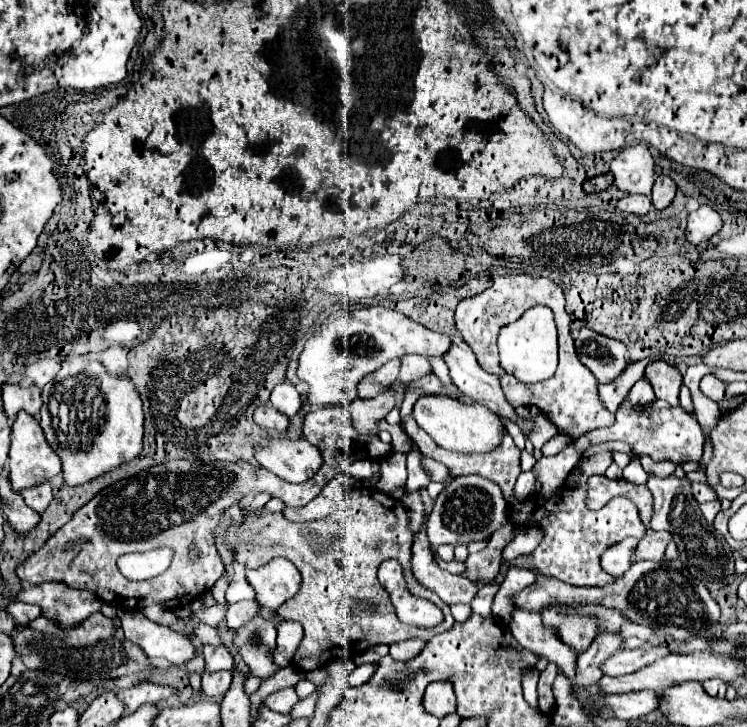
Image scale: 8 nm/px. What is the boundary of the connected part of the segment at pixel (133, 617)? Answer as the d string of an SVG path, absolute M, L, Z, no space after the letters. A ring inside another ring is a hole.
M120 609L118 617L126 639L136 643L148 657L164 657L174 665L182 665L196 655L196 647L188 635L146 619L142 611Z

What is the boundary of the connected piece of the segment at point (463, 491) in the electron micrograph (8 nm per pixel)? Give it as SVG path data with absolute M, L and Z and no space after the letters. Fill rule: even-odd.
M460 475L452 483L448 483L442 493L434 501L434 509L428 515L428 527L426 535L432 541L432 547L450 543L472 543L472 541L484 541L490 539L490 535L504 527L508 515L508 503L504 503L502 489L482 477L482 475Z

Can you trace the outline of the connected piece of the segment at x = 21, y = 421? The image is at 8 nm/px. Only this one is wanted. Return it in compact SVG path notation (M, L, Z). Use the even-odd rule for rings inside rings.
M20 411L20 415L16 417L10 439L12 439L12 447L10 447L10 459L8 459L8 467L10 467L8 477L10 477L12 491L20 493L28 487L36 487L36 485L56 477L62 471L62 463L60 463L60 459L56 459L56 455L52 455L52 449L48 447L44 433L40 431L40 423L26 411Z

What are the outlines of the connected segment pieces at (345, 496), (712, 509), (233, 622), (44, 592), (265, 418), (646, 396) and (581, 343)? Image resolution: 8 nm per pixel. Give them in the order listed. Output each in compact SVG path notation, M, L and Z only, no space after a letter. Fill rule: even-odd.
M344 488L340 490L340 502L336 505L336 513L314 523L292 523L282 513L274 513L270 535L266 535L266 543L262 543L262 565L274 557L284 557L302 573L302 587L298 595L278 609L280 615L290 621L298 621L304 627L304 639L292 659L292 663L302 671L324 667L332 659L350 659L378 643L392 645L416 637L430 641L430 637L448 631L454 625L450 607L442 599L436 599L436 593L422 589L412 577L412 533L408 531L408 515L402 503L374 489L368 489L368 495L364 495L362 489ZM390 557L402 565L408 591L414 597L428 599L442 609L444 621L438 627L420 629L398 621L388 591L376 579L380 563ZM356 601L372 605L374 611L368 617L354 615L352 609Z
M710 501L710 503L704 503L704 505L700 505L700 511L702 511L704 519L706 519L708 523L712 523L712 521L714 521L714 517L716 517L716 513L720 511L720 501Z
M242 601L242 603L236 603L236 605L230 605L228 607L228 613L226 613L226 625L230 631L236 631L240 627L244 627L248 623L248 619L254 619L258 615L258 601Z
M58 581L26 587L18 597L26 603L38 603L44 609L44 617L60 619L60 623L68 623L68 627L72 627L72 623L88 619L94 613L100 613L102 607L102 599L92 591L72 589L66 583Z
M266 405L266 407L258 407L254 413L254 421L256 425L274 431L274 433L286 433L290 419L286 415L280 415L280 411L276 411L274 407Z
M640 379L634 383L634 387L630 389L628 393L628 401L632 403L632 407L642 407L642 405L648 405L652 403L656 397L654 397L654 391L652 387L648 387L648 381L646 379Z
M580 329L576 339L576 353L580 361L594 373L598 383L614 381L626 369L626 345L590 329Z

